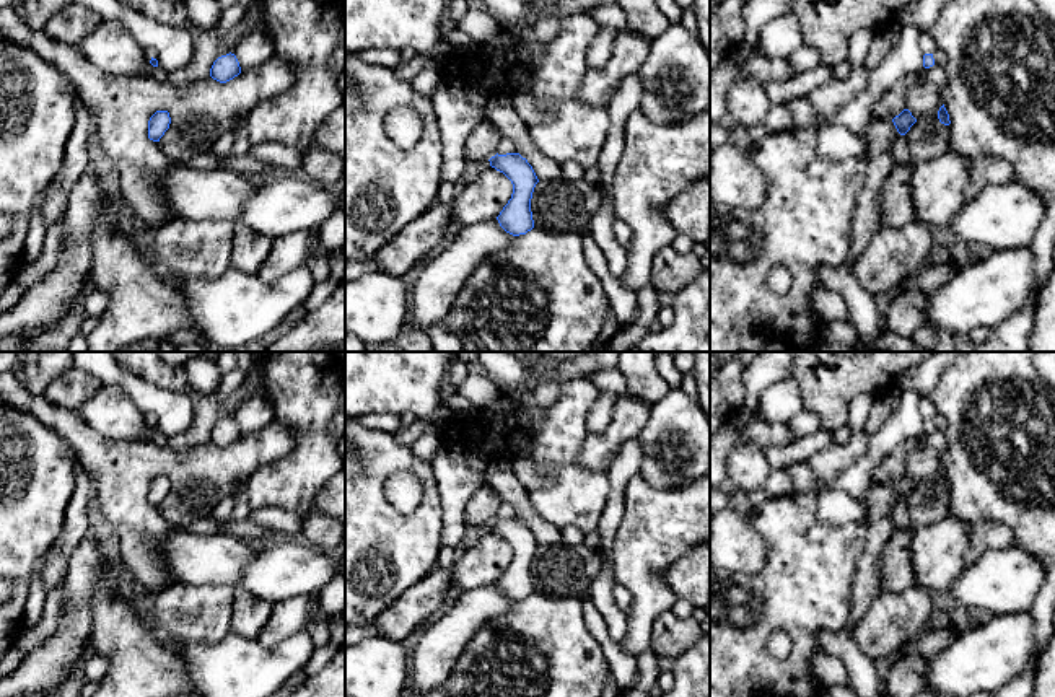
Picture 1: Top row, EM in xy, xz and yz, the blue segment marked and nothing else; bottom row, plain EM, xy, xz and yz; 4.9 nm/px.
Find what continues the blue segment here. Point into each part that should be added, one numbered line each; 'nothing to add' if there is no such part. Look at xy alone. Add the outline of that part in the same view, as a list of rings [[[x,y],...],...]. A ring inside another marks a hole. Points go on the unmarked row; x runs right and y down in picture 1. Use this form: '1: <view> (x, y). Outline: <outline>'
nothing to add

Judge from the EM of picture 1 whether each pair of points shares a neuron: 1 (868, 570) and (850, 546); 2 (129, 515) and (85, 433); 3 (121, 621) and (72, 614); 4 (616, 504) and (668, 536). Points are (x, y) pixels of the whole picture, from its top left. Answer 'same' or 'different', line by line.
1: different
2: same
3: different
4: different

